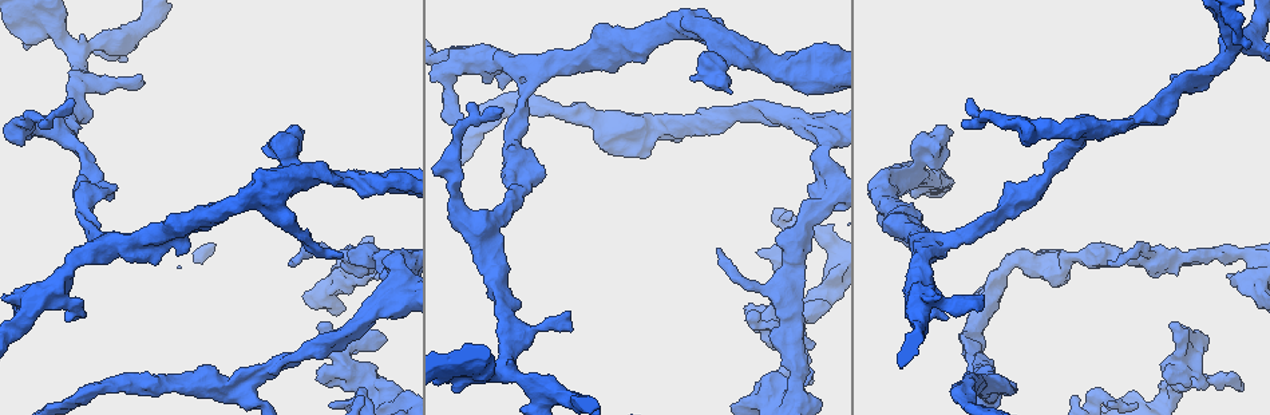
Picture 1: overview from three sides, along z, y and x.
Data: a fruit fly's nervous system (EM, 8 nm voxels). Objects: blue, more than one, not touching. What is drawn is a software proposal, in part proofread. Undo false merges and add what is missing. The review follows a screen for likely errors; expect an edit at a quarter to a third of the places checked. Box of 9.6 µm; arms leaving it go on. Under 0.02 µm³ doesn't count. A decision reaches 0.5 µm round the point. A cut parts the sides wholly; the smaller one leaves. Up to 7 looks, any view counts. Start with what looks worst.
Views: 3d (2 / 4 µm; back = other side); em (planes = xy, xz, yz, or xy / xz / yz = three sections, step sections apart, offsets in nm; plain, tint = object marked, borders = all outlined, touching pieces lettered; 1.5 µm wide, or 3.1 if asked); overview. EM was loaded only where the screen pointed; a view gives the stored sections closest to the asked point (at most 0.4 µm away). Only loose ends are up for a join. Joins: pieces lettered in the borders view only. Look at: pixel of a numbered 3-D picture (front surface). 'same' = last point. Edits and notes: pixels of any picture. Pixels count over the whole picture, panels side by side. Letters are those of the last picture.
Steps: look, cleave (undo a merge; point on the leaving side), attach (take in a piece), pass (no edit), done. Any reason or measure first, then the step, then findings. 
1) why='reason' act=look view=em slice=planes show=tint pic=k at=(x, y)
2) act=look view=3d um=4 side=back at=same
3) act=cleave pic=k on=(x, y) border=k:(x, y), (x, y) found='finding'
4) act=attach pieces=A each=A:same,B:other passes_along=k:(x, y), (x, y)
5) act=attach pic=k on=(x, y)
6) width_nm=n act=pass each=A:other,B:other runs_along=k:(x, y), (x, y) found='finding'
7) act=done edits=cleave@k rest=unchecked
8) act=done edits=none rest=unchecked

why='free end' act=look view=em slice=planes show=borders pic=1 at=(1239, 388)

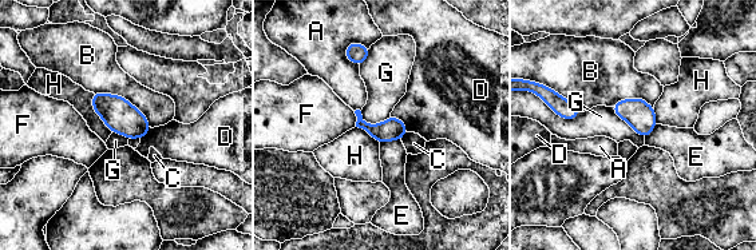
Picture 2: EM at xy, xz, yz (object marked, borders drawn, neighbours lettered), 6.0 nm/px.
act=pass each=A:other,B:other,C:other,D:other,E:other,F:other,G:other,H:other border=2:(612, 107), (617, 115), (644, 138) found='no lettered piece goes on from it'

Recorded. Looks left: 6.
why='free end' act=look view=em slice=planes show=borders pic=1 at=(457, 119)

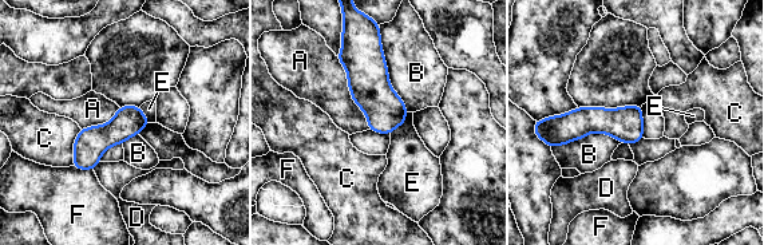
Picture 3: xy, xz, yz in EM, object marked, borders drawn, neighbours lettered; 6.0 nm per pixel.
act=attach pieces=E each=A:other,B:other,C:other,D:other,E:same,F:other found='it goes on there'

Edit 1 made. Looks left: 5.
act=look view=3d um=4 pic=1 at=(377, 275)

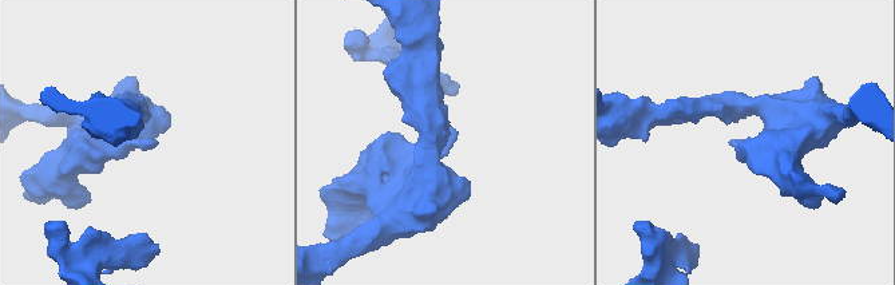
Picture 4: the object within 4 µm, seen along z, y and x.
act=look view=em slice=planes show=plain pic=4 at=(731, 142)

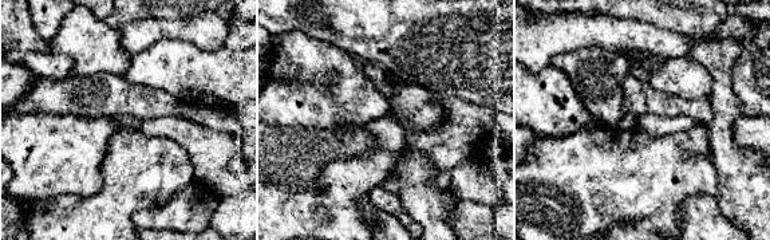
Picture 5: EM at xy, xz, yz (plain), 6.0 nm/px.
why='see the neighbours' act=look view=em slice=planes show=borders at=same

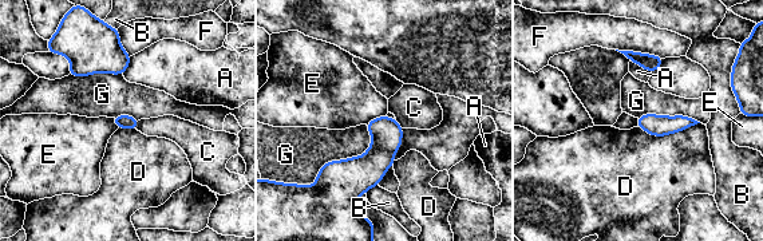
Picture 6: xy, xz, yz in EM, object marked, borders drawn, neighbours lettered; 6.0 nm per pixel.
act=pass each=A:other,B:other,C:other,D:other,E:other,F:other,G:other border=6:(366, 125), (368, 149), (315, 182) found='no lettered piece goes on from it'

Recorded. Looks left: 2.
act=done edits=attach@3 rest=unchecked

